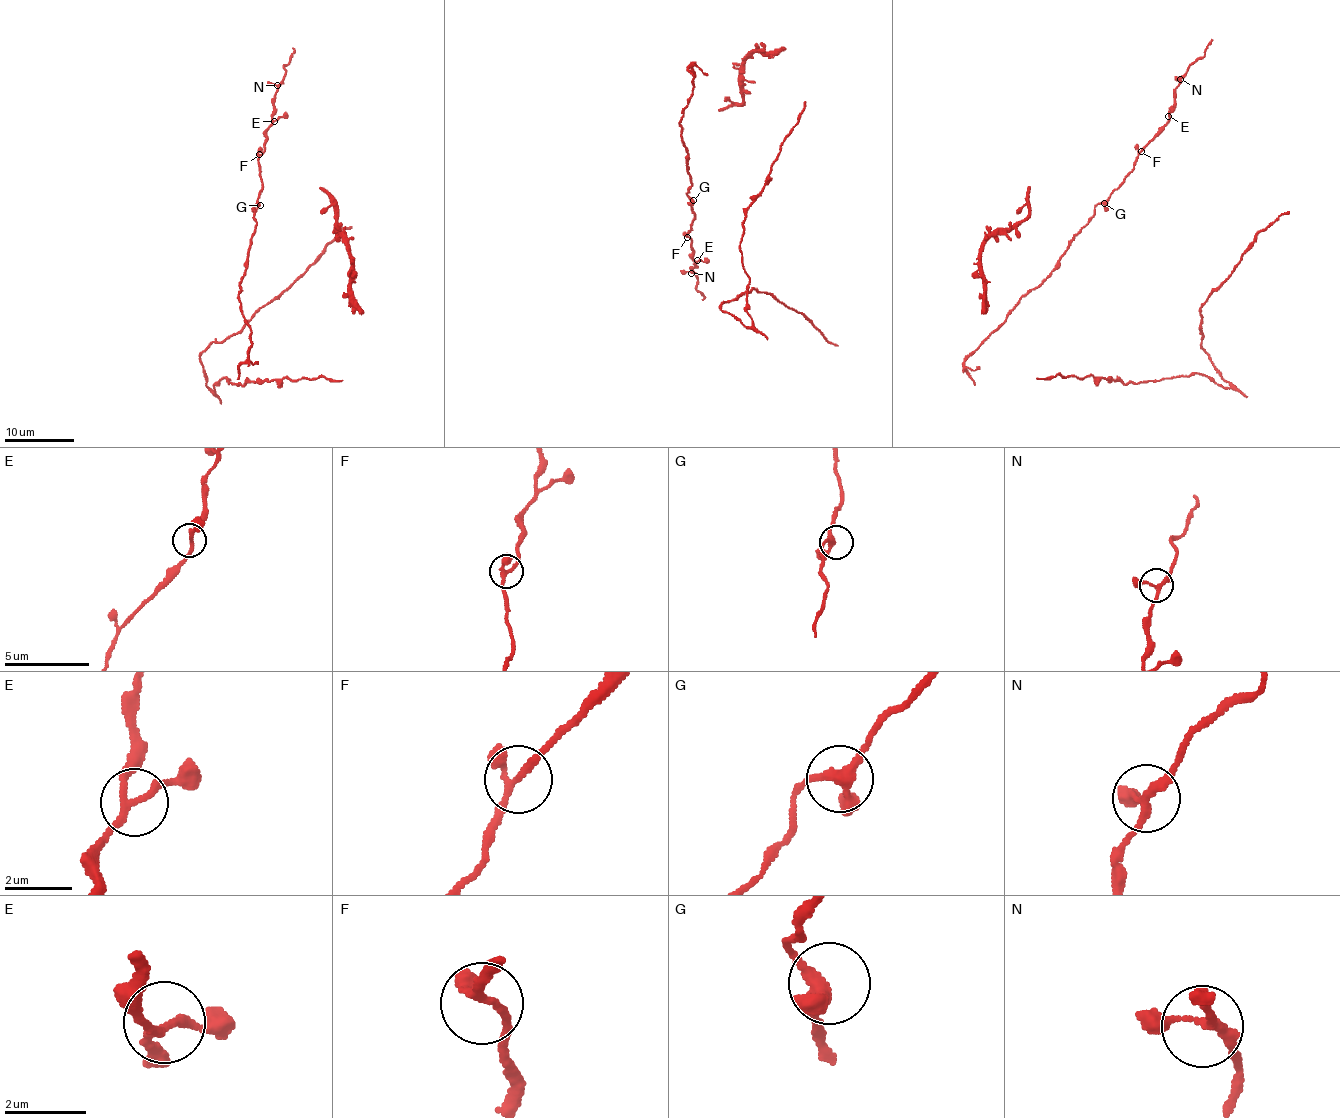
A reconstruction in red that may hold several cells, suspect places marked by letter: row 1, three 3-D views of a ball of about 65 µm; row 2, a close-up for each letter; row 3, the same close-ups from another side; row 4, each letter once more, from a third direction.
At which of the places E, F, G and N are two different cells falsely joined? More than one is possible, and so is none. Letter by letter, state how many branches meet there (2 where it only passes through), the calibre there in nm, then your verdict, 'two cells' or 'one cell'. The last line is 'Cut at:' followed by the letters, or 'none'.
E: 3 branches meet; 200 nm thick; one cell
F: 3 branches meet; 180 nm thick; one cell
G: 3 branches meet; 280 nm thick; one cell
N: 3 branches meet; 180 nm thick; one cell
Cut at: none

